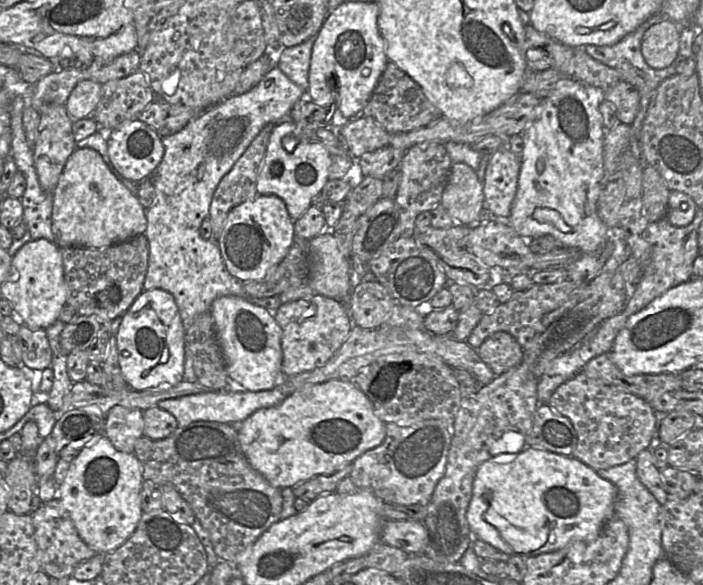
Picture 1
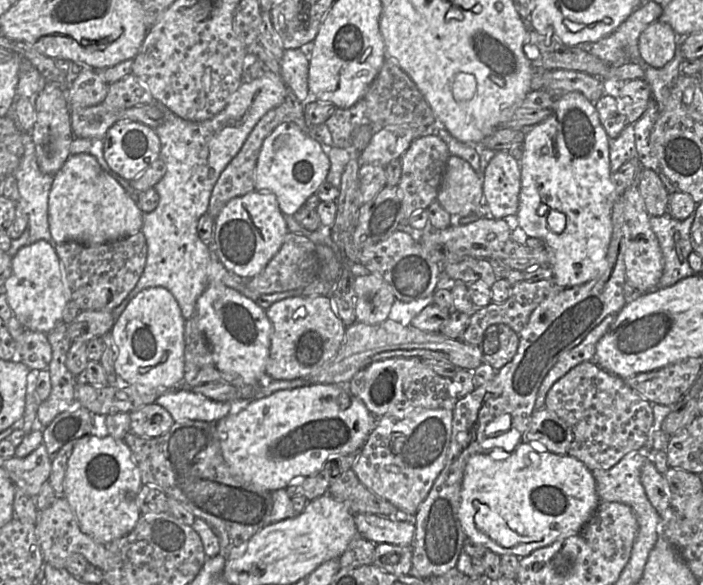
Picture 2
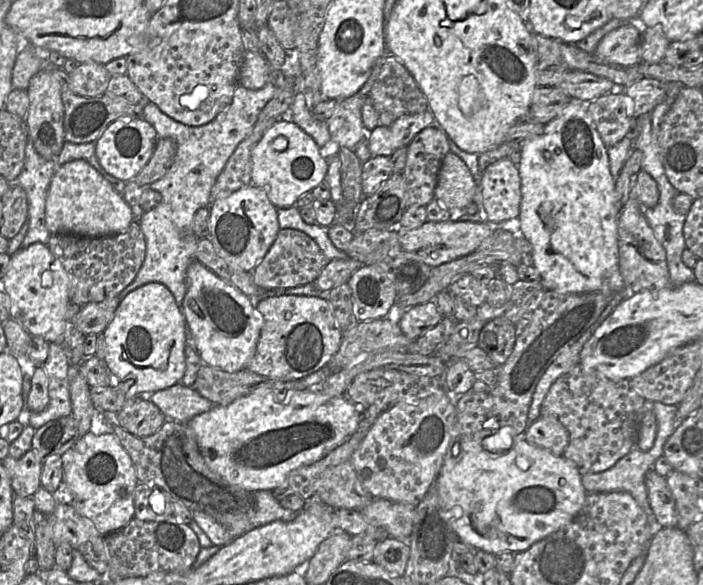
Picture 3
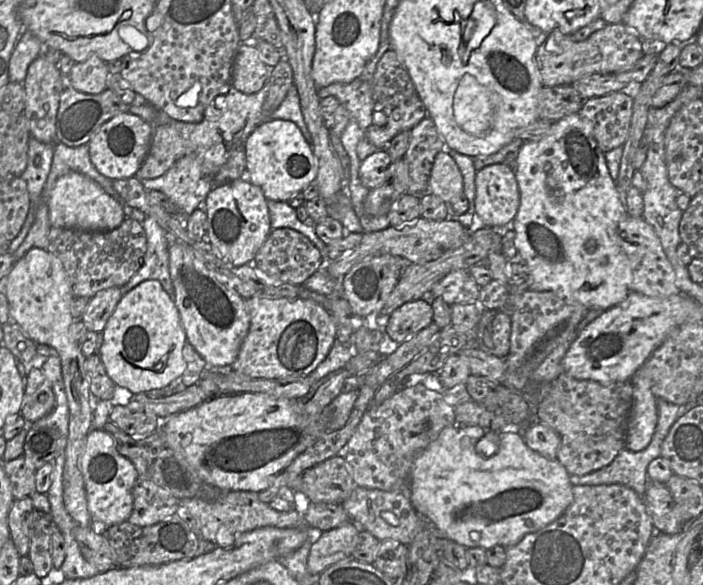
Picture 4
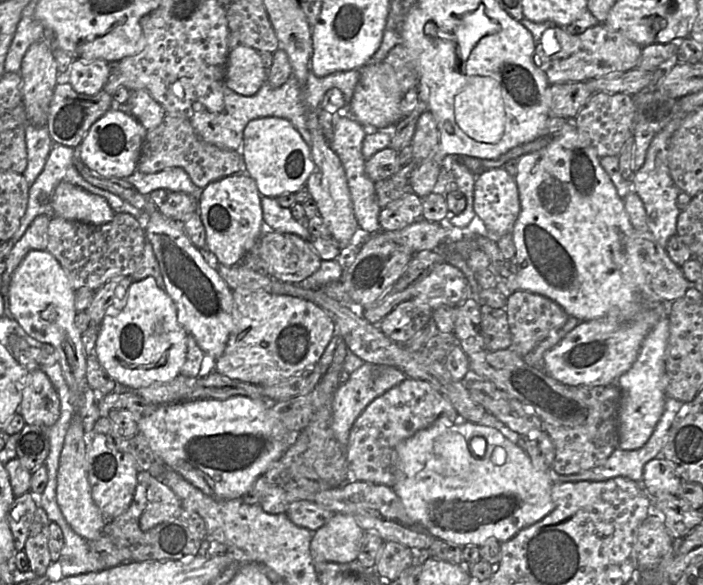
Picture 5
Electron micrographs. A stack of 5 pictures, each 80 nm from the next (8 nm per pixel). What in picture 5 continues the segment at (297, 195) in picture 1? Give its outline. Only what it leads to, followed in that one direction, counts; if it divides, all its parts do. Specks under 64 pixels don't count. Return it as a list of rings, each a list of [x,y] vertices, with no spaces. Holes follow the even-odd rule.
[[[279,117],[257,118],[247,124],[243,133],[243,160],[246,172],[254,179],[260,195],[274,199],[283,194],[297,193],[314,170],[310,146],[287,119]]]

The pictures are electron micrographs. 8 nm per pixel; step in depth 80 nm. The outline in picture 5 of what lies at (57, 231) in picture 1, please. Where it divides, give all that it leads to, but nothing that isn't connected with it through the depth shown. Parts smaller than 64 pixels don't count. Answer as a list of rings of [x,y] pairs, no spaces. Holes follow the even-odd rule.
[[[68,182],[55,189],[52,202],[56,217],[100,226],[113,220],[114,211],[107,201]]]

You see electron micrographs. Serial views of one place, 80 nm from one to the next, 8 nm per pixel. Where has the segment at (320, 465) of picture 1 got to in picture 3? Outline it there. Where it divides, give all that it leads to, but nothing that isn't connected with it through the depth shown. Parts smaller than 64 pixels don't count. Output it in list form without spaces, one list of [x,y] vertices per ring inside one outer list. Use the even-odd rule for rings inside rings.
[[[259,388],[228,405],[214,405],[209,411],[191,418],[187,424],[196,435],[207,467],[230,485],[254,493],[272,491],[286,482],[291,471],[324,458],[356,432],[361,416],[360,408],[345,395],[332,396],[309,389]]]

